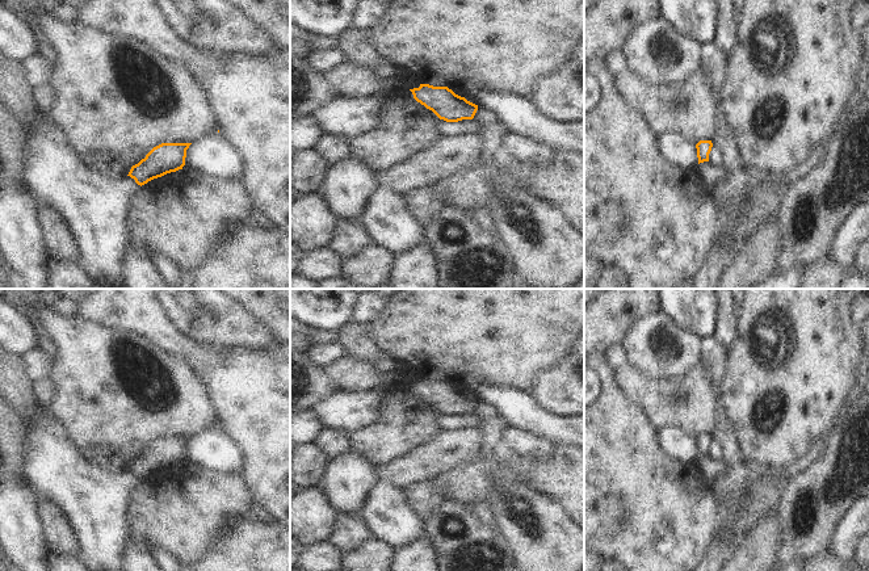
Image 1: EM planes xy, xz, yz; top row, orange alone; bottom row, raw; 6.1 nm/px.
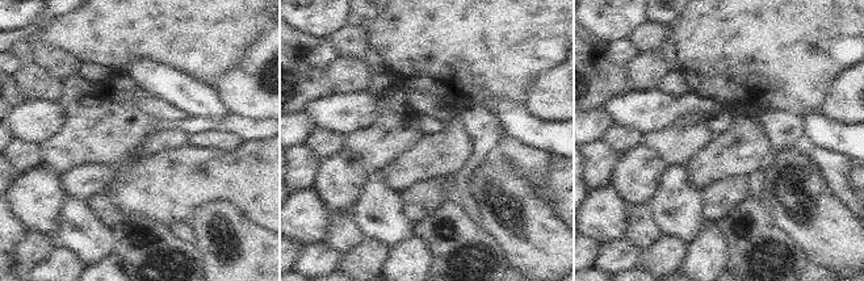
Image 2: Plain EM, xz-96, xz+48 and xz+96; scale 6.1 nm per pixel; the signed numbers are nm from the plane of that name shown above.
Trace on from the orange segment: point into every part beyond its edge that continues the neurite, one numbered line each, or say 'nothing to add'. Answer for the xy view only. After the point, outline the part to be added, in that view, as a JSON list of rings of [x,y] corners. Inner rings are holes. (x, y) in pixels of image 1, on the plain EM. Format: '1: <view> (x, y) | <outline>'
1: xy (97, 500) | [[[43,406],[46,410],[42,420],[28,423],[29,445],[26,450],[25,475],[34,484],[43,500],[58,503],[64,513],[71,518],[83,542],[81,557],[89,564],[92,571],[126,571],[126,549],[133,537],[133,517],[130,508],[133,494],[140,483],[130,470],[116,471],[100,467],[85,458],[71,440],[67,427],[53,415],[51,406]]]

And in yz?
nothing to add

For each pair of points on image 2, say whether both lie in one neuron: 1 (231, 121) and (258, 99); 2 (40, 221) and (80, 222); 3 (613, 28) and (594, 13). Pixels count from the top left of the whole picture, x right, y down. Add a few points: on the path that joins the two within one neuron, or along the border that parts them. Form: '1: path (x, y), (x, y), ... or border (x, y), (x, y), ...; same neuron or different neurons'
1: border (233, 112), (240, 116), (265, 118); different neurons
2: border (68, 198), (62, 212), (61, 234), (58, 237); different neurons
3: path (608, 22), (599, 17); same neuron

